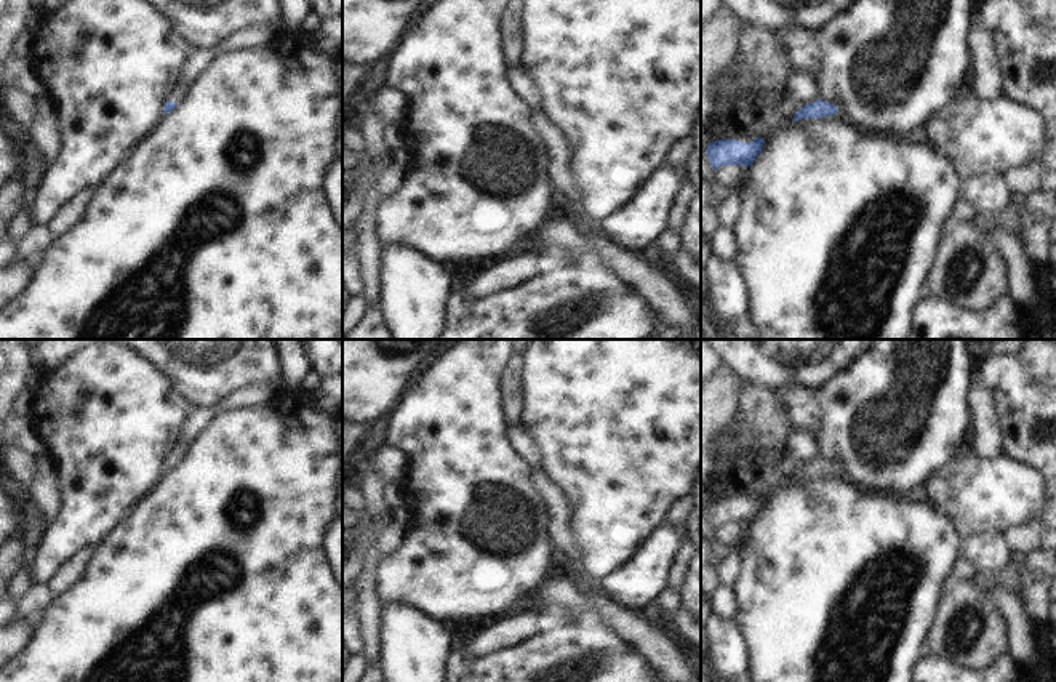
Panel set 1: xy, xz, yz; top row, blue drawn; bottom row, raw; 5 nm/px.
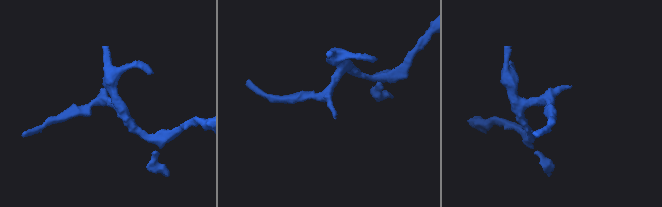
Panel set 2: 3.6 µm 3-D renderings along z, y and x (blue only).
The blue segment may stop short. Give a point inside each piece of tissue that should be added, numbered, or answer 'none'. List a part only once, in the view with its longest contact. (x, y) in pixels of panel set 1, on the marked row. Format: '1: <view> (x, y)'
1: xy (180, 92).

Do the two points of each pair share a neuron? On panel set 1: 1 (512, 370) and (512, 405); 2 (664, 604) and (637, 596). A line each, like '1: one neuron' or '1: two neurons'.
1: one neuron
2: two neurons

